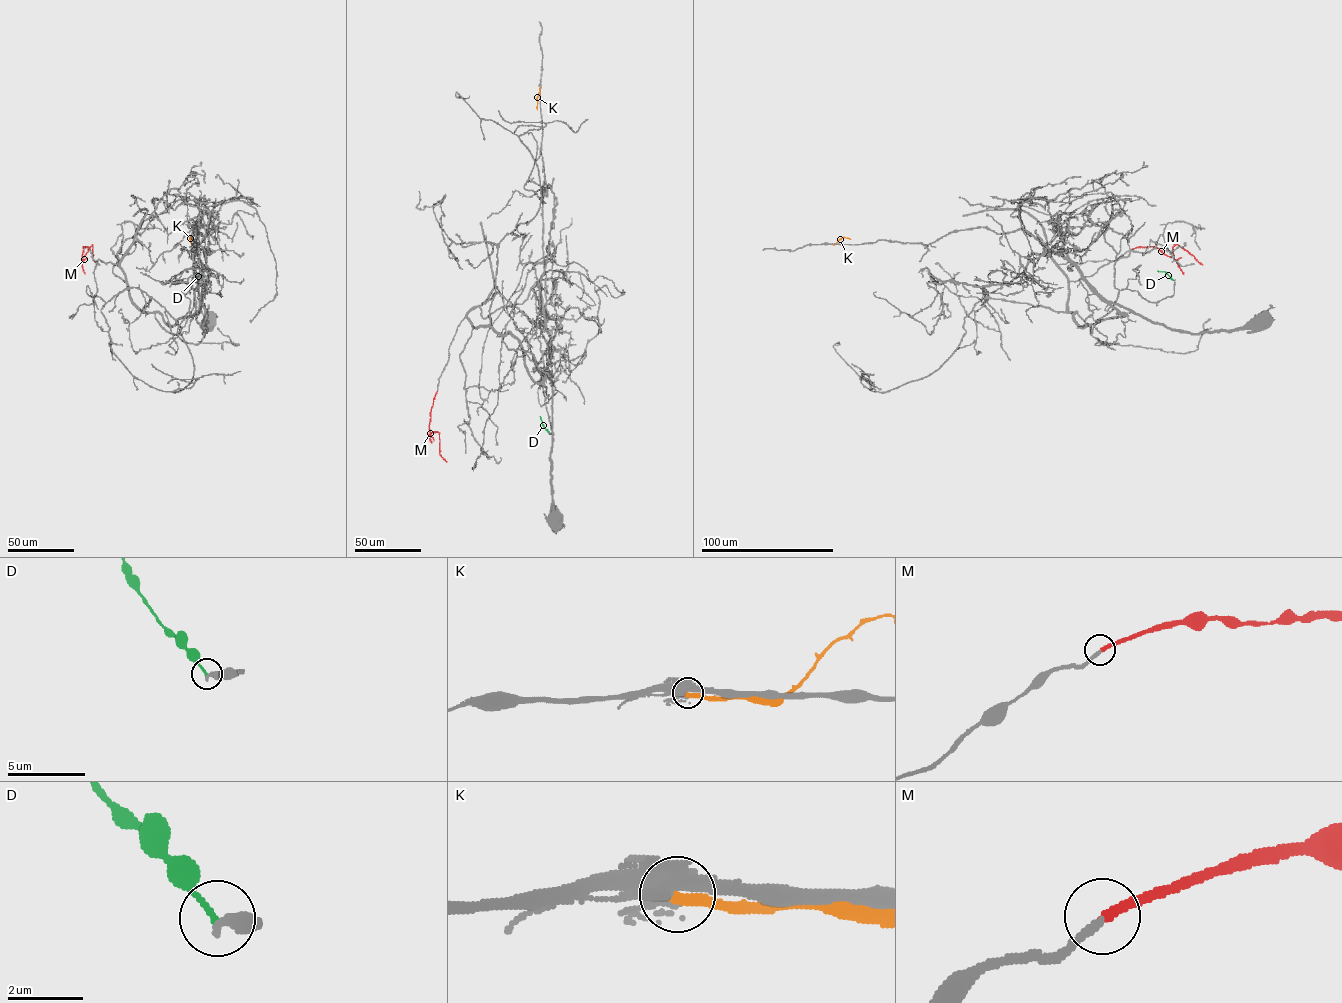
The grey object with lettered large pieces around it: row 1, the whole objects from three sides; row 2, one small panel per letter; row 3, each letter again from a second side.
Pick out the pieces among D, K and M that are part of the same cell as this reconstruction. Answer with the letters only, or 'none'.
D, M

